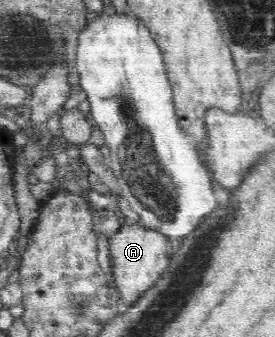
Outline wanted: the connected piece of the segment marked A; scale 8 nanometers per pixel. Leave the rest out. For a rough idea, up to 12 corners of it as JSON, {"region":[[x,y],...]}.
{"region":[[126,221],[109,239],[114,283],[130,306],[162,279],[175,242]]}

